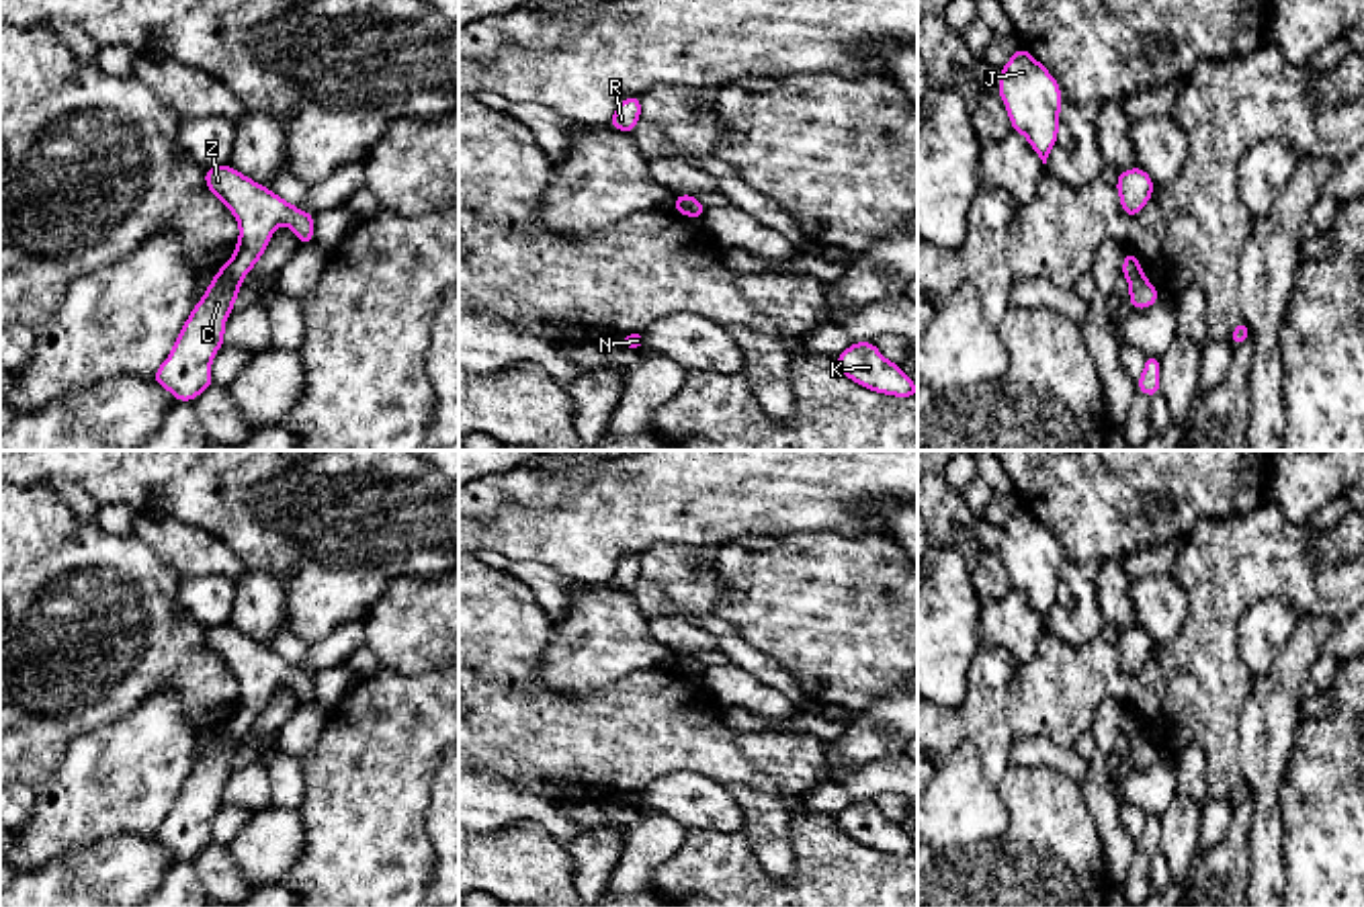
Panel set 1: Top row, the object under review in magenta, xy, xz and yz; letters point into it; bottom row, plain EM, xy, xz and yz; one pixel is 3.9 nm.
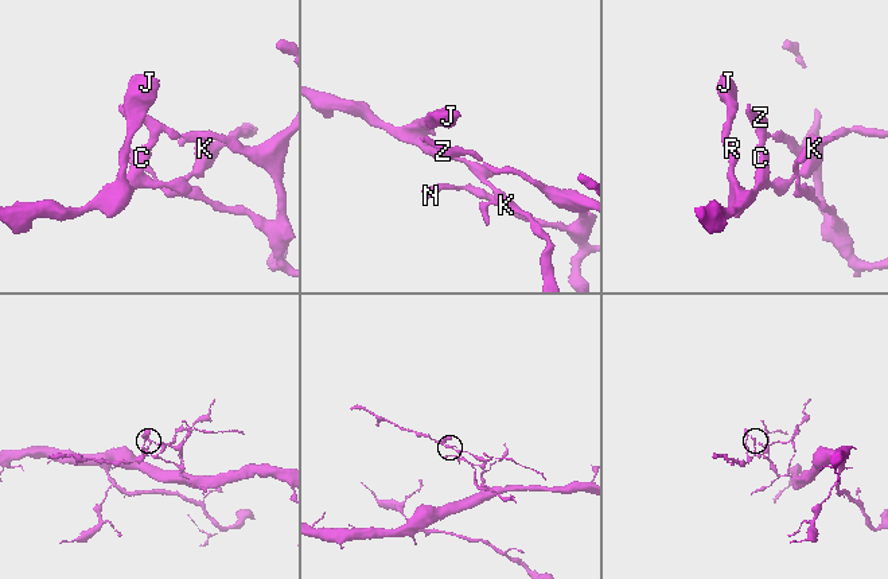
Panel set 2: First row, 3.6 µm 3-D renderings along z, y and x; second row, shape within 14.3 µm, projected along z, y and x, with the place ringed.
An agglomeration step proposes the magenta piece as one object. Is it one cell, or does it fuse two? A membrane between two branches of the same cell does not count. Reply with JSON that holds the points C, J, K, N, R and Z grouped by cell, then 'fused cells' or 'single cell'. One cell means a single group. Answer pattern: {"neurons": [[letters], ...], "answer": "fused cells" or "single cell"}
{"neurons": [["C", "J", "K", "R"], ["N", "Z"]], "answer": "fused cells"}

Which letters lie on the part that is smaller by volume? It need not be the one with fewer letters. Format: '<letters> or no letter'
C, J, K, R

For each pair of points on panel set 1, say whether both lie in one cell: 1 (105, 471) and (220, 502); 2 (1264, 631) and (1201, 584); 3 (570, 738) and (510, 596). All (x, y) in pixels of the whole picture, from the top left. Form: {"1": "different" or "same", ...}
{"1": "same", "2": "different", "3": "same"}

